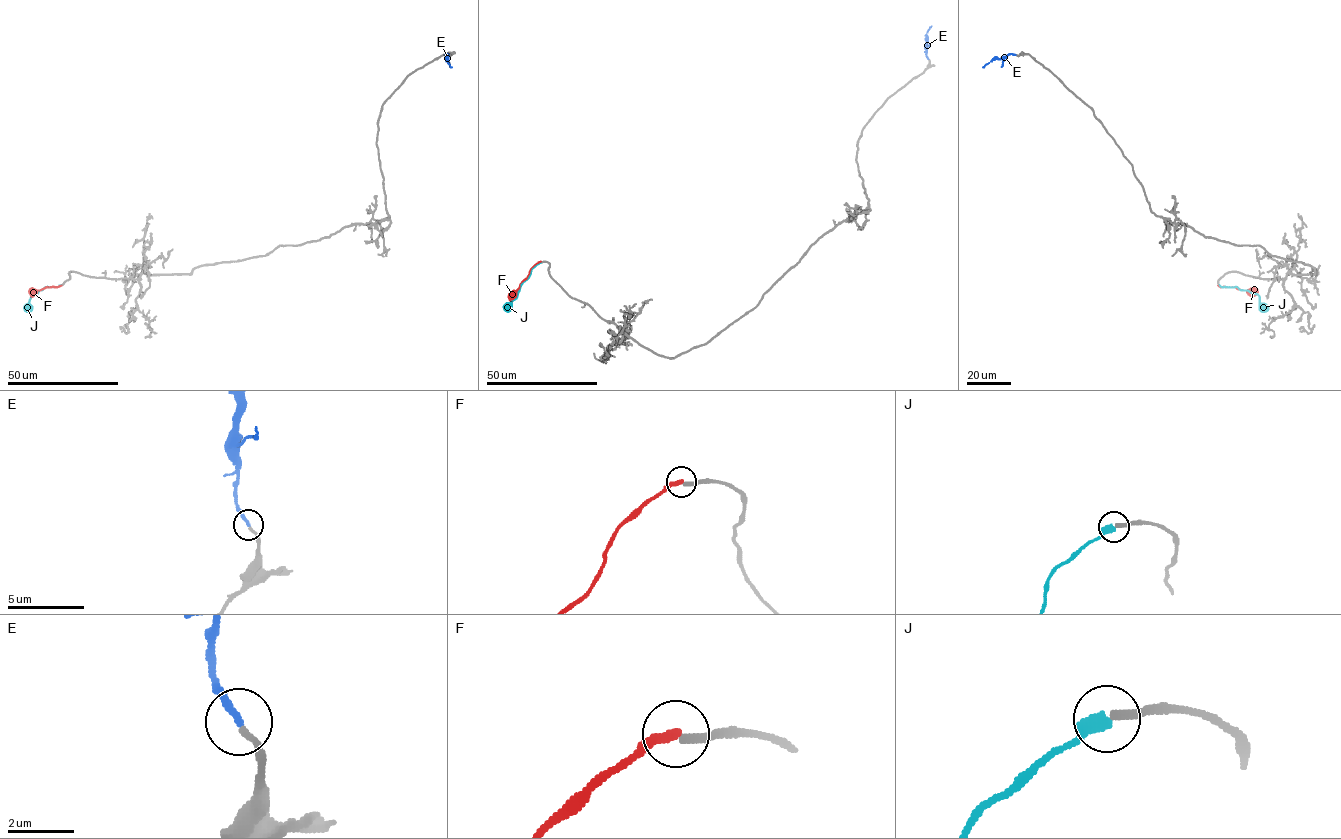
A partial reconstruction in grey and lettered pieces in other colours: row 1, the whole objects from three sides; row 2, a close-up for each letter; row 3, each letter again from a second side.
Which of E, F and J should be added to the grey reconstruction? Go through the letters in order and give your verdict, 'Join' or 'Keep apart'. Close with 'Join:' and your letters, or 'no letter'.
E: Join
F: Join
J: Keep apart
Join: E, F

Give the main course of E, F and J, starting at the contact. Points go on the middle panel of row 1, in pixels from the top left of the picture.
E: (928, 58), (926, 34), (931, 26)
F: (540, 261), (531, 268), (509, 299)
J: (540, 262), (532, 268), (517, 297), (508, 303), (507, 311)

